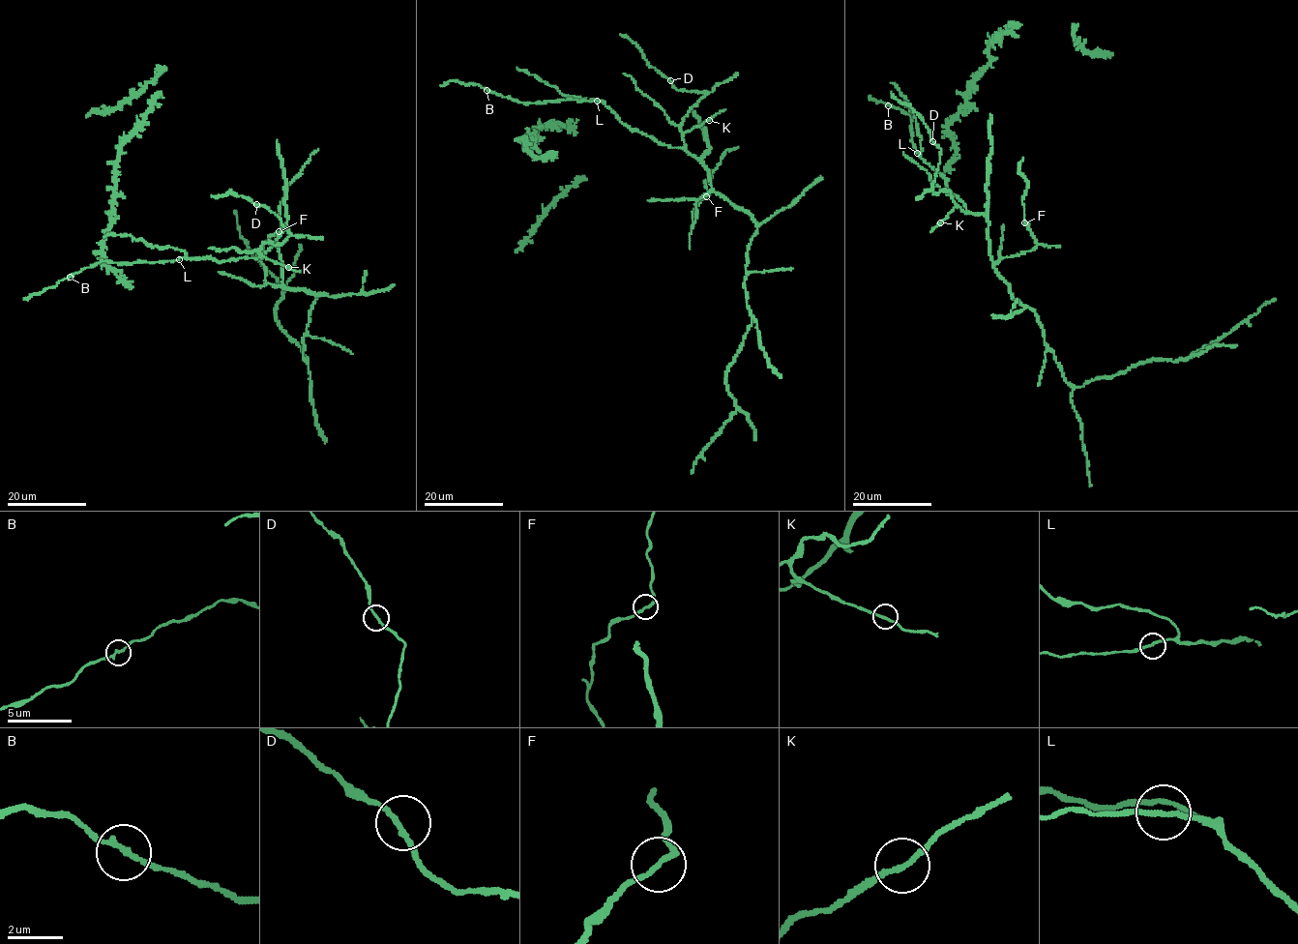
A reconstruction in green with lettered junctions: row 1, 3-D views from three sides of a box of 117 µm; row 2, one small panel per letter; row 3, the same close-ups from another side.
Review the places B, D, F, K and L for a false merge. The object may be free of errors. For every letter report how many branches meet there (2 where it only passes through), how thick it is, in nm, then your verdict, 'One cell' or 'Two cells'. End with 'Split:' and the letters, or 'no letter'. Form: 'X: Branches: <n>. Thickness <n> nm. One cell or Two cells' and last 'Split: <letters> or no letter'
B: Branches: 2. Thickness 180 nm. One cell
D: Branches: 2. Thickness 180 nm. One cell
F: Branches: 2. Thickness 190 nm. One cell
K: Branches: 2. Thickness 190 nm. One cell
L: Branches: 2. Thickness 180 nm. One cell
Split: no letter

